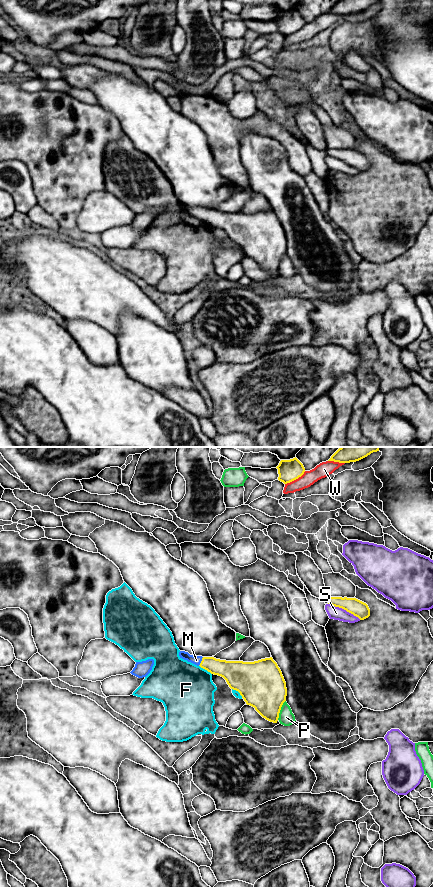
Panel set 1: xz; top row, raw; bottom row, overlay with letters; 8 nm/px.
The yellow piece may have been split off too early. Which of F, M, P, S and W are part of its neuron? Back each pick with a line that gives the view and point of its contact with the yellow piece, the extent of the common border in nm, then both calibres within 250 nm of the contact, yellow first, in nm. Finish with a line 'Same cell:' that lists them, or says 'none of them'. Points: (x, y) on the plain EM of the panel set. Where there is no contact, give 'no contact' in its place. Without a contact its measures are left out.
M: xz (201, 213) | 80 nm | 160/70 nm
Same cell: M

